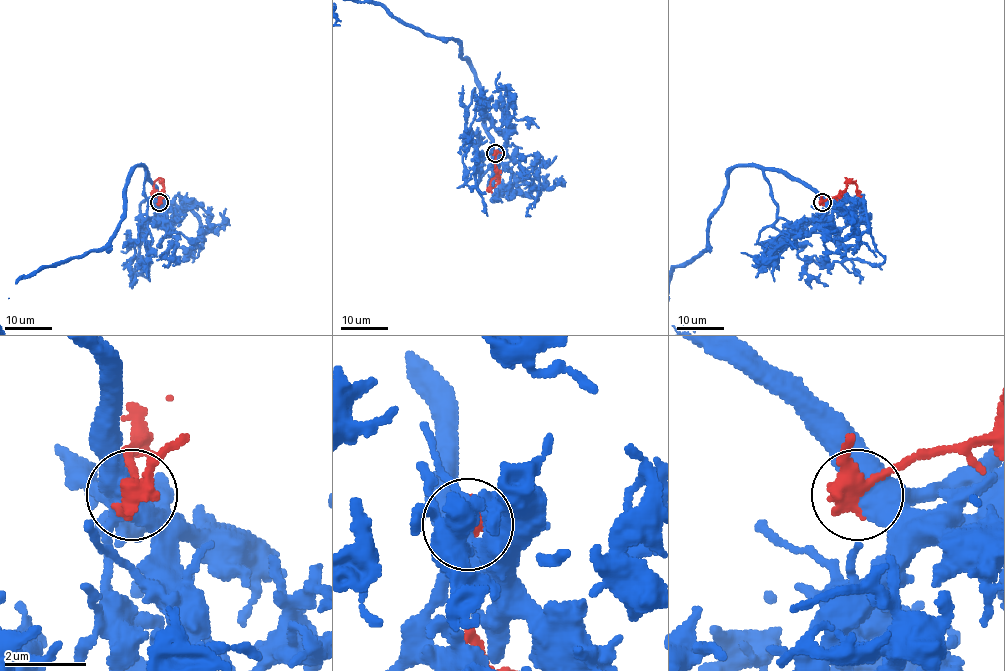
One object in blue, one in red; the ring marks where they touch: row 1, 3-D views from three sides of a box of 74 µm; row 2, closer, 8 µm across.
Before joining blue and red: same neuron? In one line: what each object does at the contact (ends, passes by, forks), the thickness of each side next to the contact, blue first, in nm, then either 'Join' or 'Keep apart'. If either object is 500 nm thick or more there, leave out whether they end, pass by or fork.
Thickness 500 nm (blue) against 420 nm. Keep apart

